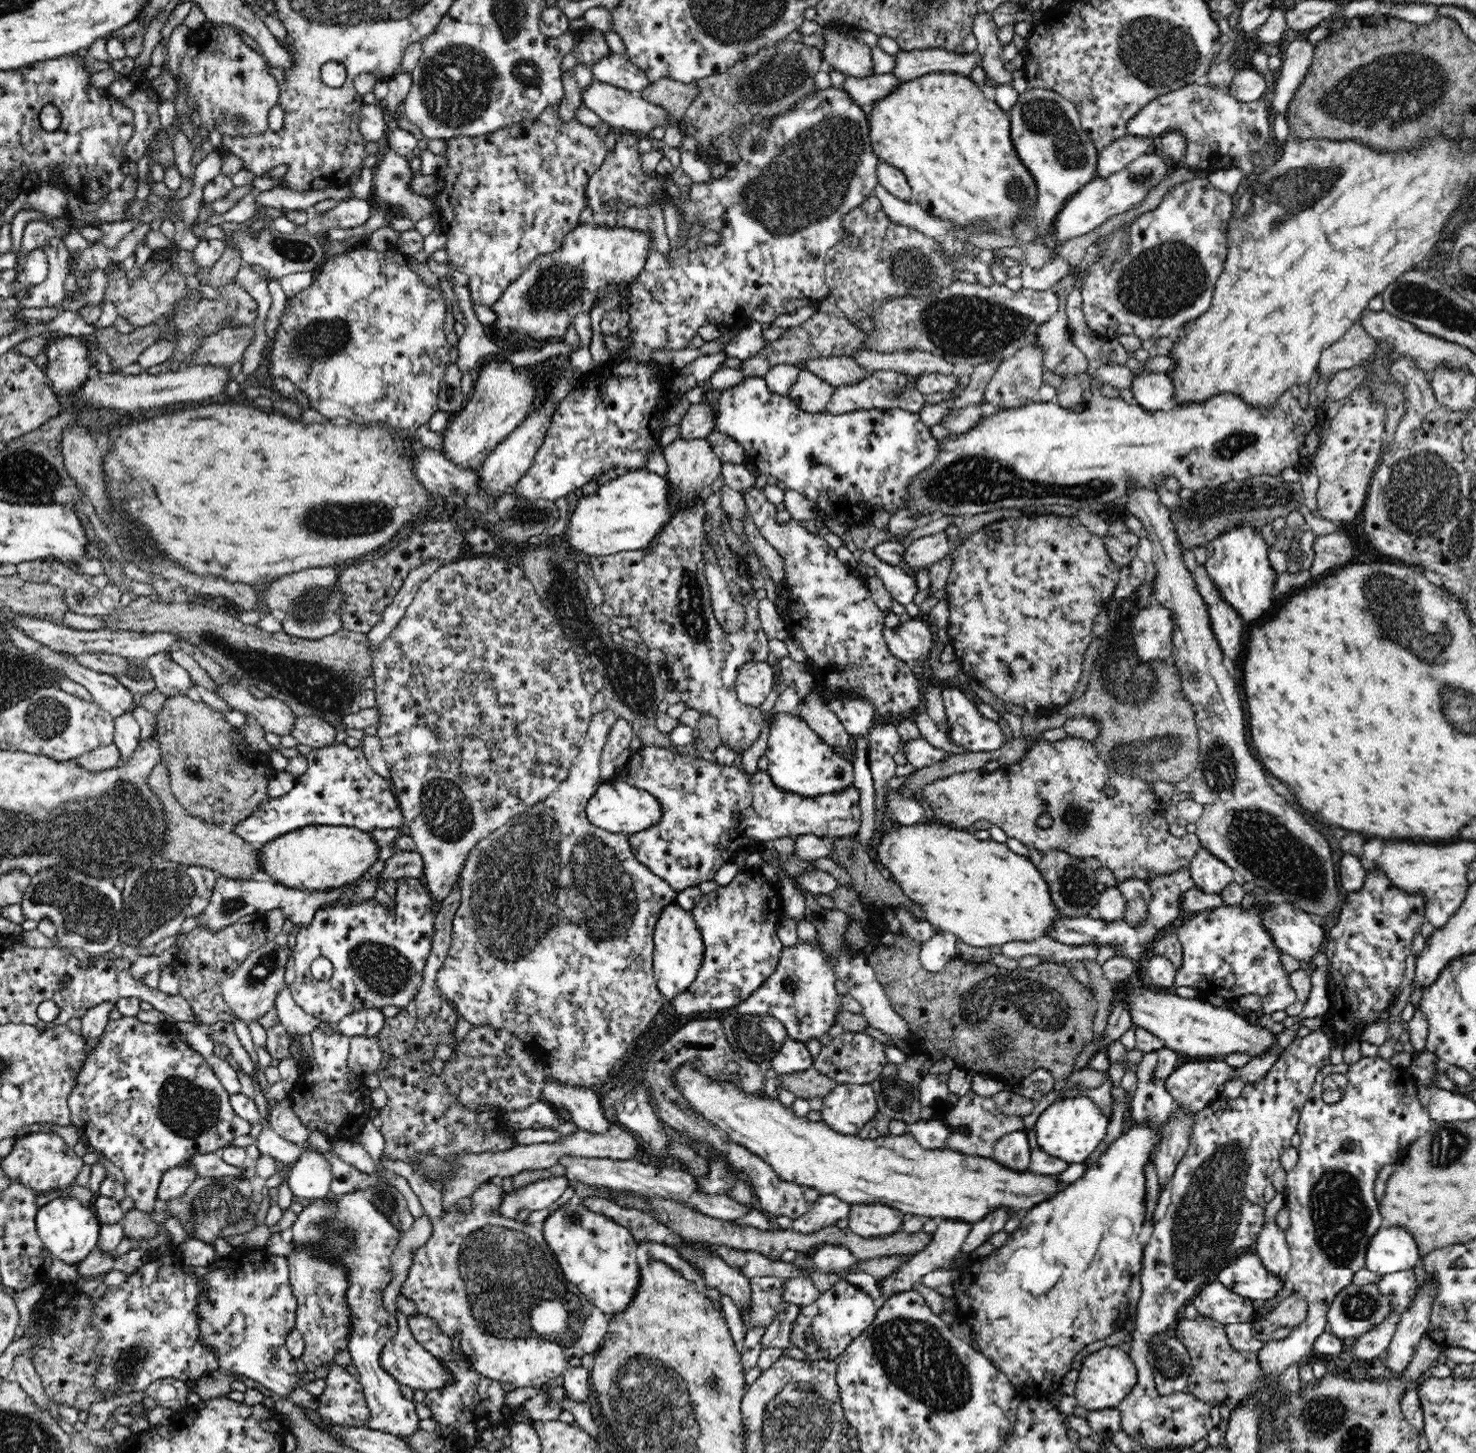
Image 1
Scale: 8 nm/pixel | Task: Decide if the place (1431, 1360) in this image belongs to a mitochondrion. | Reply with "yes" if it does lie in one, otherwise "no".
no

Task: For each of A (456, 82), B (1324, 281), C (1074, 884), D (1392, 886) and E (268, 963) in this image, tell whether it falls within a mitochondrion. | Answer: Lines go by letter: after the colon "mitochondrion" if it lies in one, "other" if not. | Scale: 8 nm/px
A: mitochondrion
B: other
C: mitochondrion
D: other
E: mitochondrion

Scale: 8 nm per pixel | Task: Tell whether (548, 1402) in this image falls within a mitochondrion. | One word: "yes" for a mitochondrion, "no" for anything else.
yes

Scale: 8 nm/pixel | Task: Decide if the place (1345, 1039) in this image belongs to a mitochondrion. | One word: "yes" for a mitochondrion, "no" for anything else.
no

